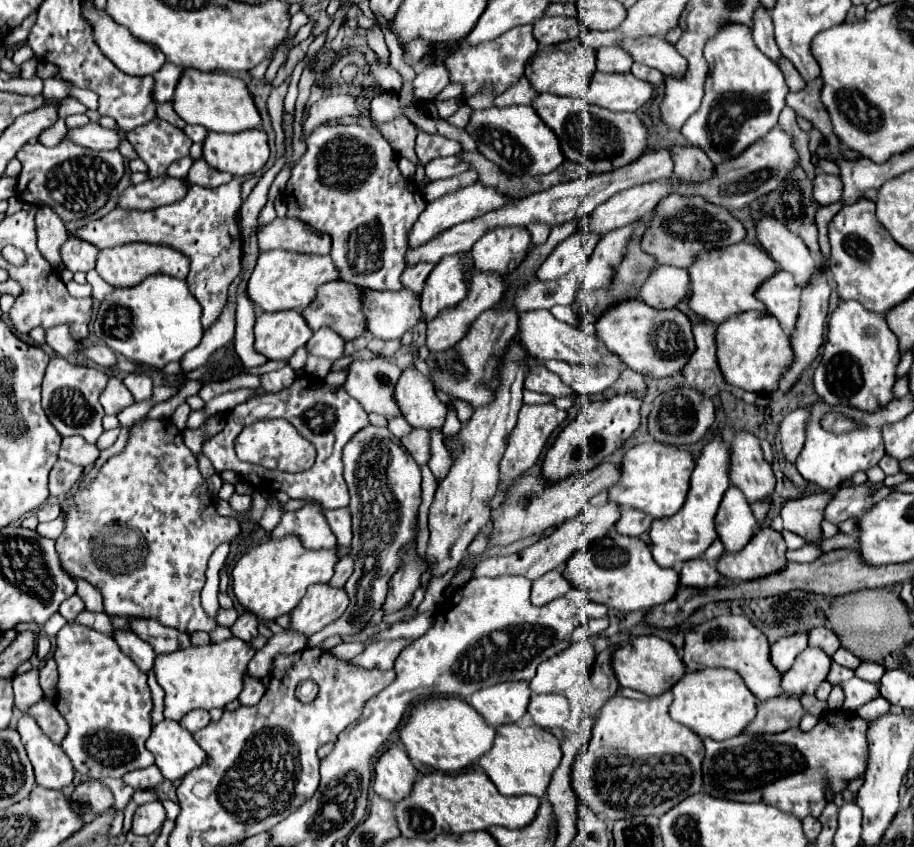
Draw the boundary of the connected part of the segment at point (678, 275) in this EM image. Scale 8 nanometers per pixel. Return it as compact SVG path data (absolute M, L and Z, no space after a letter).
M656 266L638 288L638 298L654 308L674 308L688 294L688 272L676 266Z

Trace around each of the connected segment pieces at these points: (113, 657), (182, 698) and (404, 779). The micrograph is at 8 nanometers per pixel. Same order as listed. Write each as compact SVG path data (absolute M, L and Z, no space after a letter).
M76 622L58 632L54 660L60 672L56 708L70 728L62 750L74 768L90 778L122 778L132 770L152 766L154 756L144 746L152 732L148 676L136 668L112 638Z
M228 638L220 644L208 644L202 648L186 648L184 652L174 652L168 656L158 656L154 664L154 674L158 684L164 690L164 718L166 720L182 720L192 710L212 710L224 708L224 704L236 700L242 690L242 674L250 658L254 656L254 648L244 644L242 640Z
M390 746L374 766L374 792L390 802L400 802L416 780L416 768L402 746Z

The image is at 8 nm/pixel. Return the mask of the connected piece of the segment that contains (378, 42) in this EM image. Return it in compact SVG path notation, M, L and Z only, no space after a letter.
M370 26L366 30L366 38L368 38L368 46L378 54L380 64L388 64L388 48L384 42L384 32L380 30L380 26Z

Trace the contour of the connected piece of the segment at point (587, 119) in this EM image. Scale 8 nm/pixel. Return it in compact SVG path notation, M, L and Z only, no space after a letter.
M536 94L532 100L536 114L552 128L558 136L562 152L568 160L582 164L588 172L600 174L616 170L624 164L636 160L646 148L646 128L636 114L628 112L610 112L600 106L592 106L580 98L564 98L556 94Z

